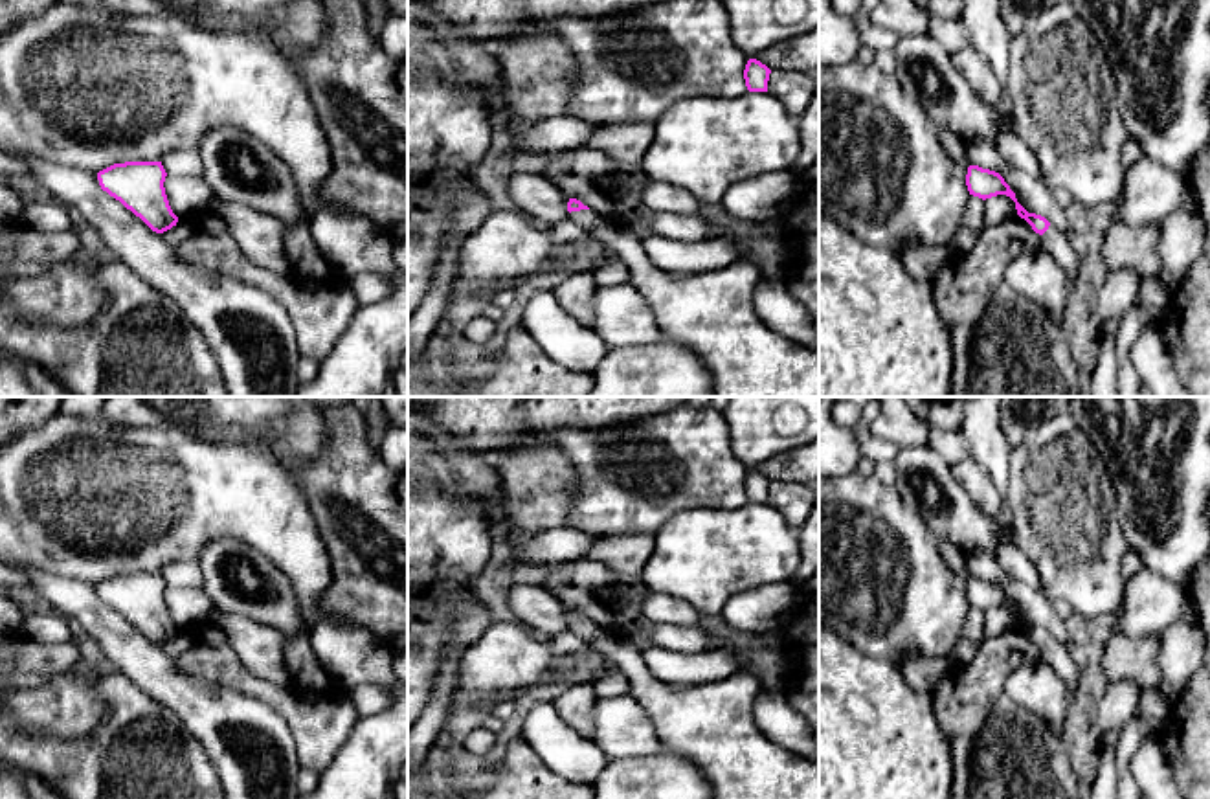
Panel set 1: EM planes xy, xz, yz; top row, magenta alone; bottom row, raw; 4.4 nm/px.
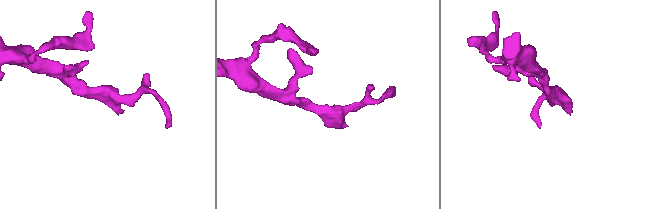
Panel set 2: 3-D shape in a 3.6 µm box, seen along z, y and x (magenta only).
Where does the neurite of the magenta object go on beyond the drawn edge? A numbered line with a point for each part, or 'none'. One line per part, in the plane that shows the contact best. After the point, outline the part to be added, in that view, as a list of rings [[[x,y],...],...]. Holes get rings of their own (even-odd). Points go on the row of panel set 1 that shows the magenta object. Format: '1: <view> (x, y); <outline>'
1: xz (586, 219); [[[580,209],[571,211],[569,219],[577,222],[588,235],[593,233],[593,230],[604,220],[599,213],[593,209]]]

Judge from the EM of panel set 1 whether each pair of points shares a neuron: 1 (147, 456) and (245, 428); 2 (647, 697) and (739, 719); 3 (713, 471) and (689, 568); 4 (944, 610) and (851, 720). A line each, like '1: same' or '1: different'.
1: different
2: same
3: different
4: different

